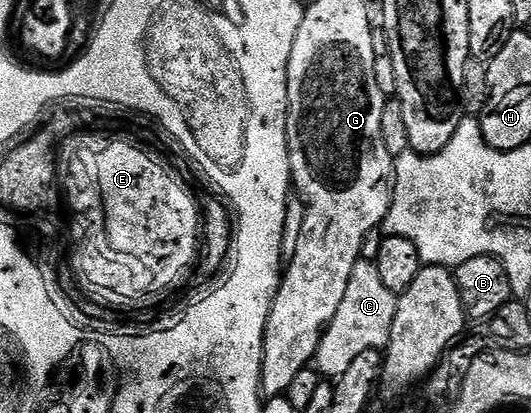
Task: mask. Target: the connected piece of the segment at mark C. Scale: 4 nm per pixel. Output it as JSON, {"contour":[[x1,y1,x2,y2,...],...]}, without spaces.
{"contour":[[373,259,358,260,352,270,352,278,348,278,348,290,344,290,344,302,340,302,340,310,336,310,332,322,322,333,316,357,317,371,323,377,337,378,345,374,348,366,352,366,360,354,385,349,392,334,398,299,395,292,384,286,378,265]]}

